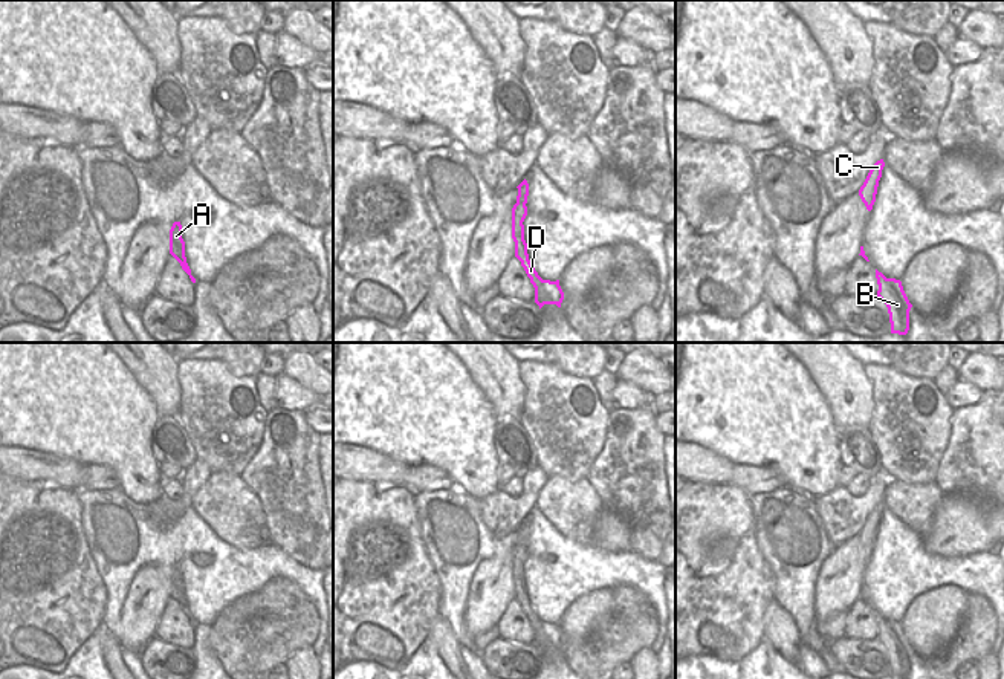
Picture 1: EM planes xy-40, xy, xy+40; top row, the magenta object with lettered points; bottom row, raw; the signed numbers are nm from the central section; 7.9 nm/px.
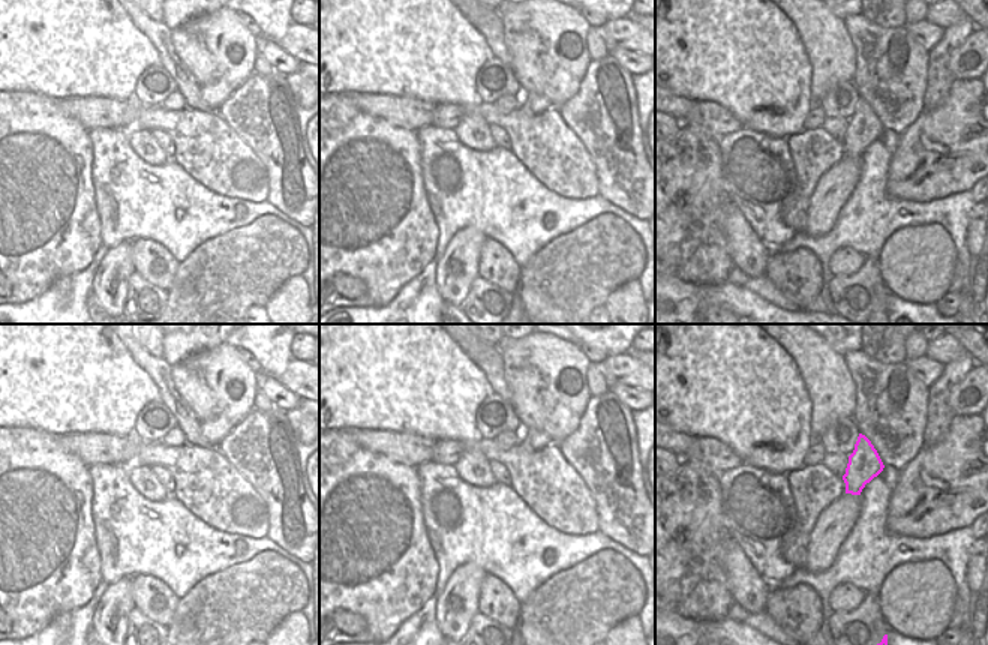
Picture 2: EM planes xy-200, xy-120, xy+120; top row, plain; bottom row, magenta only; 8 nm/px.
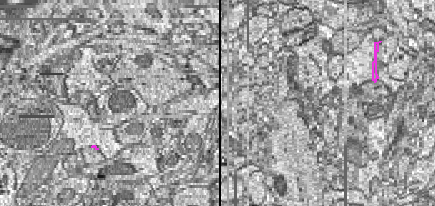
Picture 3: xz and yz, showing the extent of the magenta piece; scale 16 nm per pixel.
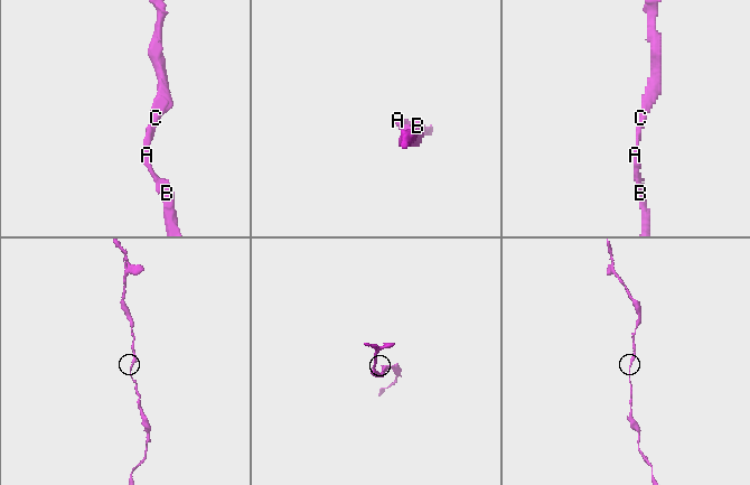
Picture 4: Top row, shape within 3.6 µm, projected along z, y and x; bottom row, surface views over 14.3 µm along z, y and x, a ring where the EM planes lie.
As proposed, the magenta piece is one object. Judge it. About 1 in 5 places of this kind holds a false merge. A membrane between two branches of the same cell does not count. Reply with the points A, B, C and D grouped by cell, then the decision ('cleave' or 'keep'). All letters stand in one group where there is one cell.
A B C D; keep

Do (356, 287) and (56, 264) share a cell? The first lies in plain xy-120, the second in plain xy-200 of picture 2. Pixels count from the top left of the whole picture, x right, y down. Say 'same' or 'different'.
same

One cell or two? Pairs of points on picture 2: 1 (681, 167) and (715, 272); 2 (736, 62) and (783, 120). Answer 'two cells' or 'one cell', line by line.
1: one cell
2: one cell

